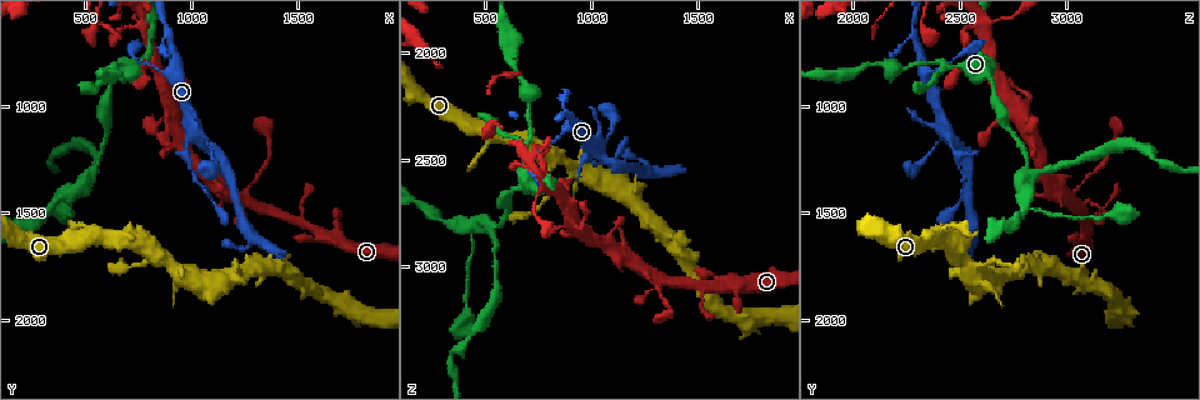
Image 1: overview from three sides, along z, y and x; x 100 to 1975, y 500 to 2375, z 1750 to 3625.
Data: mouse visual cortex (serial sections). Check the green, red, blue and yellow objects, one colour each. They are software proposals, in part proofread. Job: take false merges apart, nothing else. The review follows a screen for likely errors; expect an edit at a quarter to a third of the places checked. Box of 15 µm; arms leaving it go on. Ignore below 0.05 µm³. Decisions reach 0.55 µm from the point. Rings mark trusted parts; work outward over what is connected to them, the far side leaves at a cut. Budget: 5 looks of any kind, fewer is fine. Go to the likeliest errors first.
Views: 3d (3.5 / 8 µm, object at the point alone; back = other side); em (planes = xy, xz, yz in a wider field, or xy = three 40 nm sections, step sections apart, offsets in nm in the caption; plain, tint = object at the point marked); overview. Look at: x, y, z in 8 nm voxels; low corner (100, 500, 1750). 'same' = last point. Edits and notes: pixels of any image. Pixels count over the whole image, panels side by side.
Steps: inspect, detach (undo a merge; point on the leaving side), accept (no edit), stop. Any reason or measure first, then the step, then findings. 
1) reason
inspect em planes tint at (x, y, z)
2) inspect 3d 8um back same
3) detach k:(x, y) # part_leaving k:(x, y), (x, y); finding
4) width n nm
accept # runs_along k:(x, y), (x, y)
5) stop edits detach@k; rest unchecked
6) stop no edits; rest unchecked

two arms in line, one across
inspect 3d 3.5um at (540, 1320, 2810)

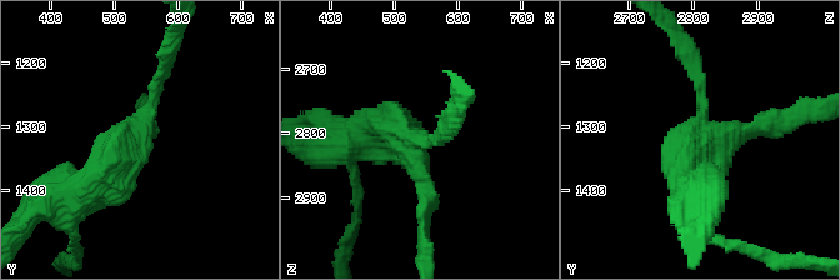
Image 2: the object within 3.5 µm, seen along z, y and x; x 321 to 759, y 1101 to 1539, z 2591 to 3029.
arms 3; arm_widths 150, 200, 450 nm
inspect em xy step 1 tint at (525, 1315, 2820)

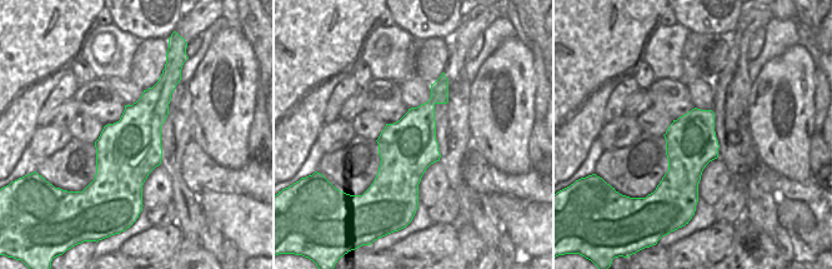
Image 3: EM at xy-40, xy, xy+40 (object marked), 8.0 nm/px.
another direction
inspect em xy step 2 tint same

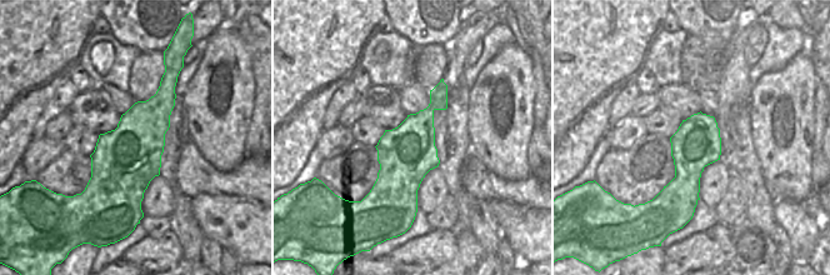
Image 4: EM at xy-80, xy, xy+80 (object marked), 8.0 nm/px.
accept # all the same cell

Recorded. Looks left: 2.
narrows sharply
inspect 3d 3.5um at (690, 800, 2440)

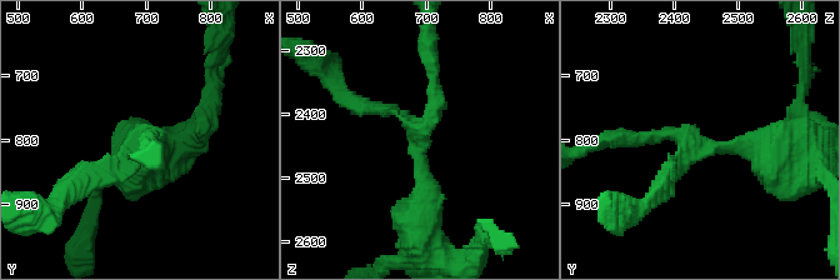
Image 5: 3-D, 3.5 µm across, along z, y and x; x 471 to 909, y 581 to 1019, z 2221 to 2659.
arms 3; arm_widths 150, 150, 350 nm
inspect em xy step 3 tint at (695, 805, 2435)

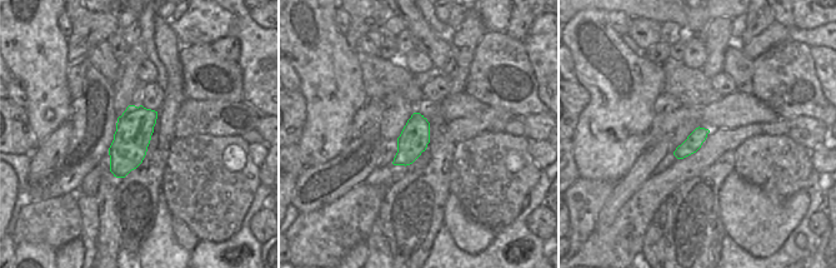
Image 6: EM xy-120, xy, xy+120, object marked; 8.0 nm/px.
accept # runs_along 5:(416, 224), (431, 61); continuous, no second cell

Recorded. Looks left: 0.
stop no edits; rest unchecked

